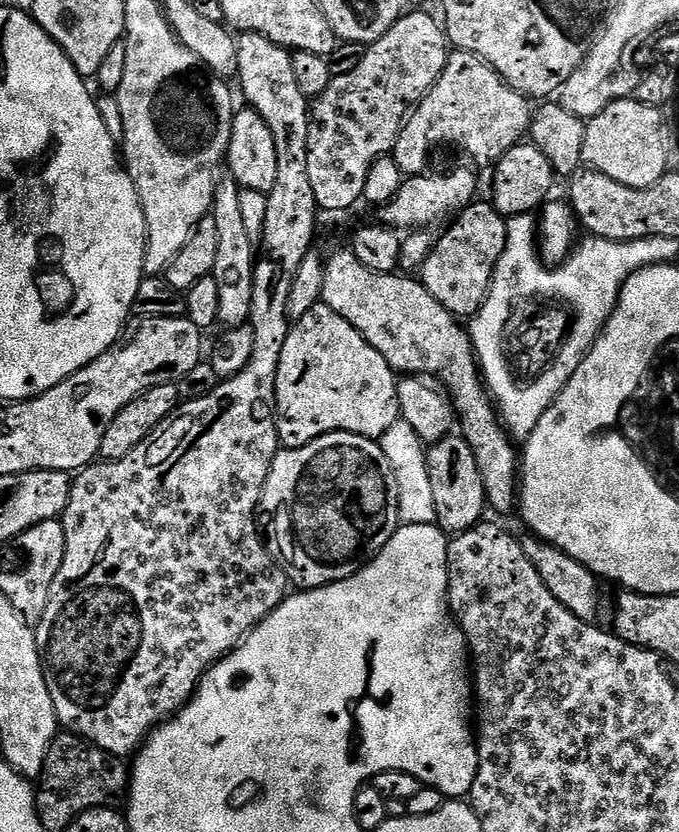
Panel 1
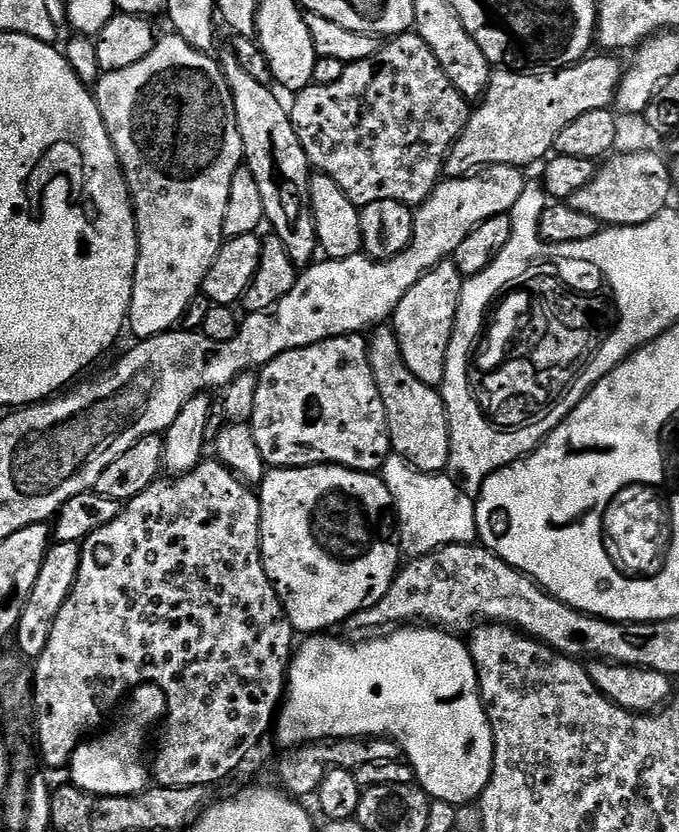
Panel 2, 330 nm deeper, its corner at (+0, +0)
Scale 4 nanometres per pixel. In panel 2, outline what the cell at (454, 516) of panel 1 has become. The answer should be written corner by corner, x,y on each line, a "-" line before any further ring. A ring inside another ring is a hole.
380,326
371,333
368,357
378,394
382,394
382,406
386,406
392,452
406,458
406,462
419,472
443,473
450,462
450,426
443,395
414,378
410,366
406,366
406,358
402,358
402,346
398,346
398,338
391,327

